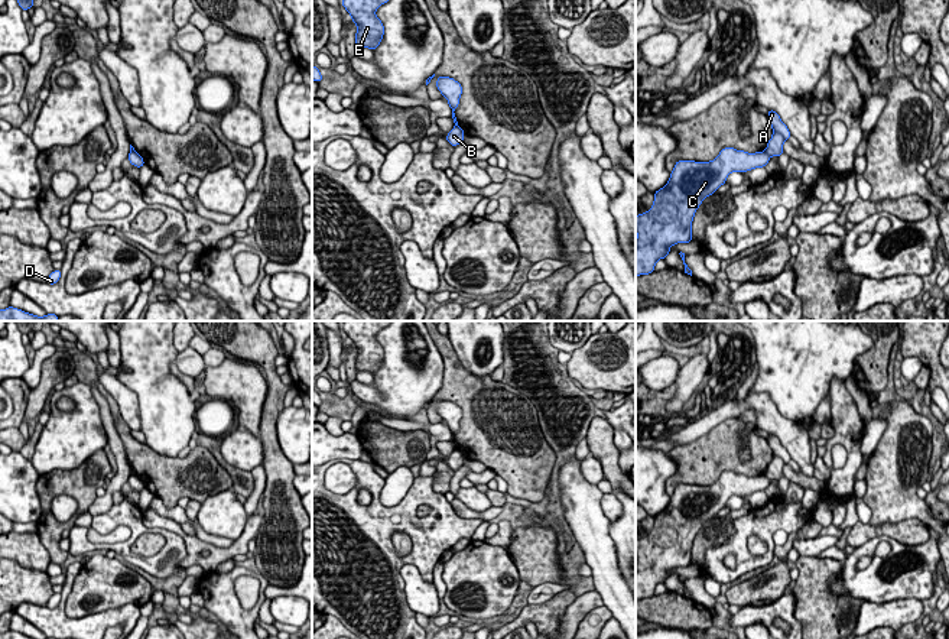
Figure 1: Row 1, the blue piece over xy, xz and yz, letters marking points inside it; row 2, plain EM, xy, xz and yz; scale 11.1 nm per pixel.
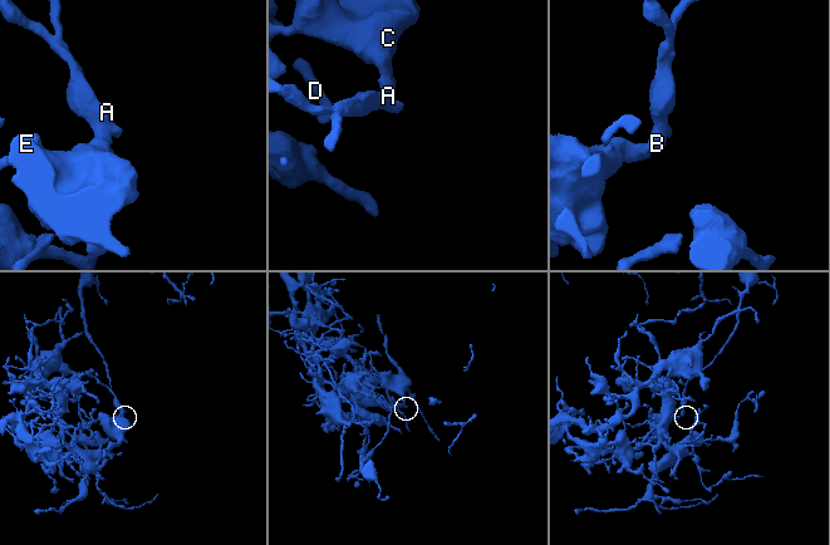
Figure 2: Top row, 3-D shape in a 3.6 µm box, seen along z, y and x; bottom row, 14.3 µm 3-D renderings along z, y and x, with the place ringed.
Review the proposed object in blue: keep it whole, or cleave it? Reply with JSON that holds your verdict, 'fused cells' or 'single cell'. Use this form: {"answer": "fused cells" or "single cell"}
{"answer": "fused cells"}

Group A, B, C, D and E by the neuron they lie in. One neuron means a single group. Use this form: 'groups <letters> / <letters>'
groups A C D E / B

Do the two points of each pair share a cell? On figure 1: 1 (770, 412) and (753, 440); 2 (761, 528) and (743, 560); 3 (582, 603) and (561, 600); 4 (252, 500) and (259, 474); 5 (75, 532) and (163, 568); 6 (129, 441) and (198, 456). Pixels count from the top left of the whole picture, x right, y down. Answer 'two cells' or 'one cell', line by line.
1: two cells
2: one cell
3: two cells
4: one cell
5: one cell
6: one cell

